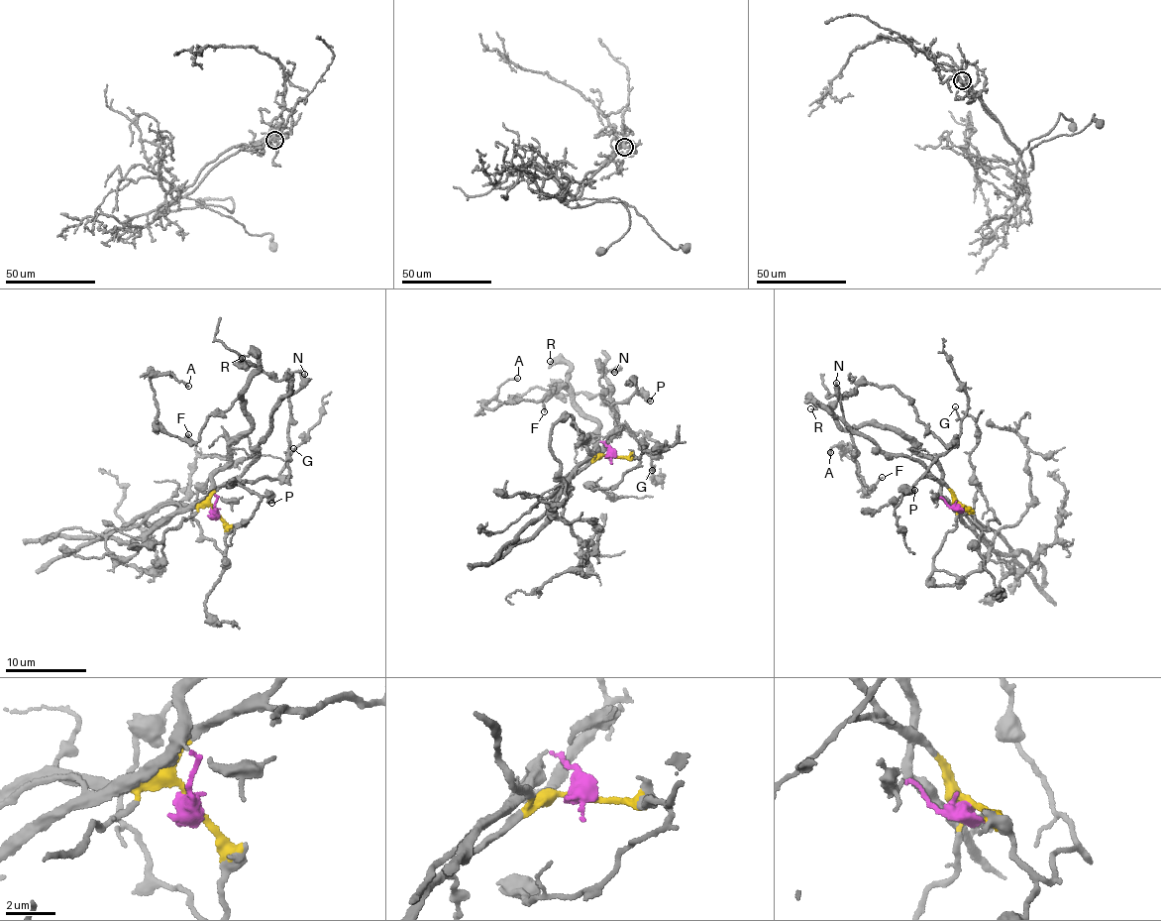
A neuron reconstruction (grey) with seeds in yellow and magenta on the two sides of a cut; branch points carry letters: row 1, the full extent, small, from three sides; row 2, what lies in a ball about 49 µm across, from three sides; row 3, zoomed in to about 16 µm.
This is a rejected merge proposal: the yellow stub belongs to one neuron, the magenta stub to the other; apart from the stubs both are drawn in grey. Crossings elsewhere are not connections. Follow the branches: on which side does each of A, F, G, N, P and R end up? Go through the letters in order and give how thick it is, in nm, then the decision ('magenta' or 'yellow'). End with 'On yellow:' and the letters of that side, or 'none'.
A: calibre 160 nm; magenta
F: calibre 150 nm; magenta
G: calibre 100 nm; yellow
N: calibre 280 nm; yellow
P: calibre 550 nm; yellow
R: calibre 100 nm; magenta
On yellow: G, N, P

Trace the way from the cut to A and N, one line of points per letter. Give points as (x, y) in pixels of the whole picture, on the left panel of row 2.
A: (214, 510), (214, 473), (252, 426), (241, 398), (195, 441), (168, 435), (152, 378), (188, 386)
N: (216, 510), (210, 498), (234, 480), (261, 452), (258, 444), (266, 433), (275, 406), (300, 387), (305, 373)

